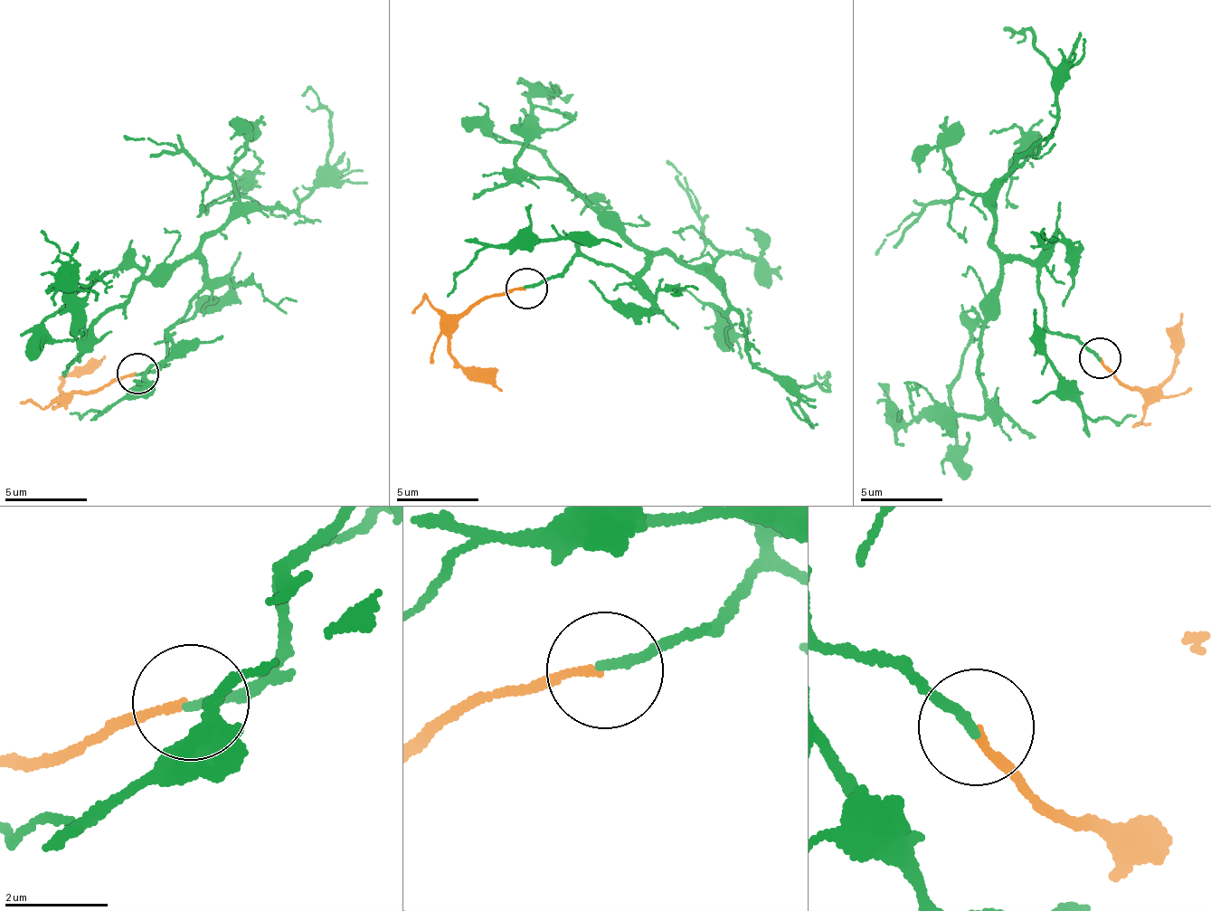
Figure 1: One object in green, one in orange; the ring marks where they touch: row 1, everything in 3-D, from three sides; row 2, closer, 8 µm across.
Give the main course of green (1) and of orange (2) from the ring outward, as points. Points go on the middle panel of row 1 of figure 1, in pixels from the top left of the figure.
1: (526, 287), (578, 255), (629, 276), (675, 255), (724, 291), (754, 364), (793, 388), (828, 385), (818, 377)
2: (523, 288), (469, 304), (449, 345), (458, 362), (503, 390)

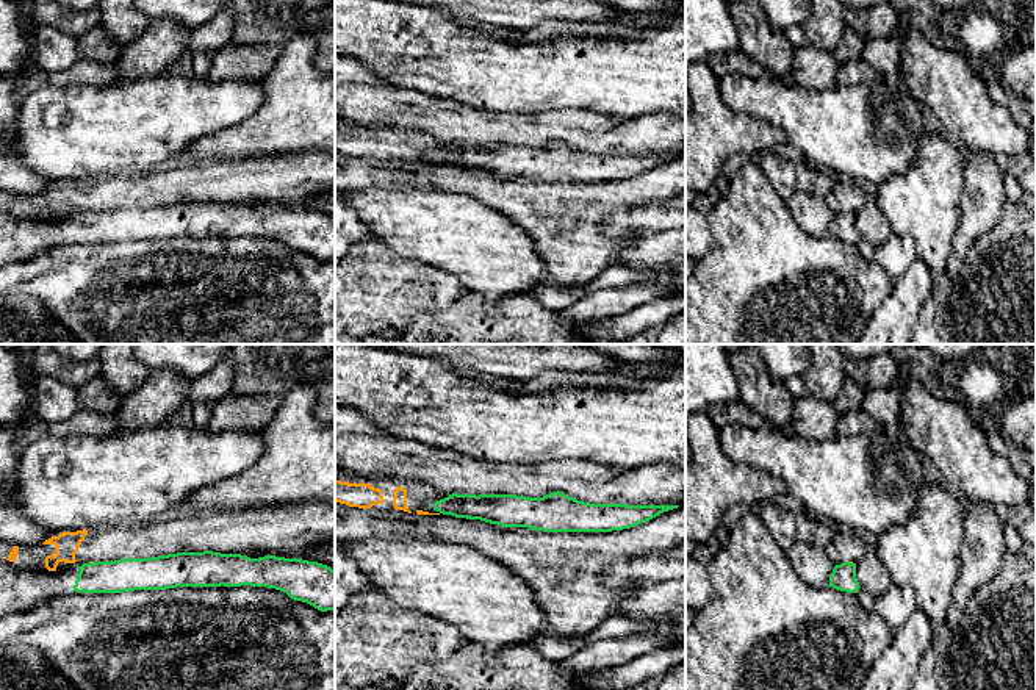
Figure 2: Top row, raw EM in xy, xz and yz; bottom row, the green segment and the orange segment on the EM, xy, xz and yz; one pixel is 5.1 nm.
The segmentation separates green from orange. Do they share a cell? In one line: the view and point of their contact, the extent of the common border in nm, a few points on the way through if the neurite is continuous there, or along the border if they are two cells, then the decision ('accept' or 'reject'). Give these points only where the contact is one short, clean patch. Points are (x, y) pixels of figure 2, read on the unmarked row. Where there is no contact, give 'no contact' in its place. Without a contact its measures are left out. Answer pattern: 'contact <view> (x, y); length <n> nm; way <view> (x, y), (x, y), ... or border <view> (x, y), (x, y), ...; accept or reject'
contact xy (94, 212); length 30 nm; border xy (89, 212), (94, 212); reject

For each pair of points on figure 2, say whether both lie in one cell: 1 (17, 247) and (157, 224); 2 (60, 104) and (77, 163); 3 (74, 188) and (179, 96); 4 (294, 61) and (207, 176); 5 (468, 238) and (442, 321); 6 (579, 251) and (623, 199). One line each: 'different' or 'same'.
1: same
2: same
3: different
4: different
5: different
6: same

